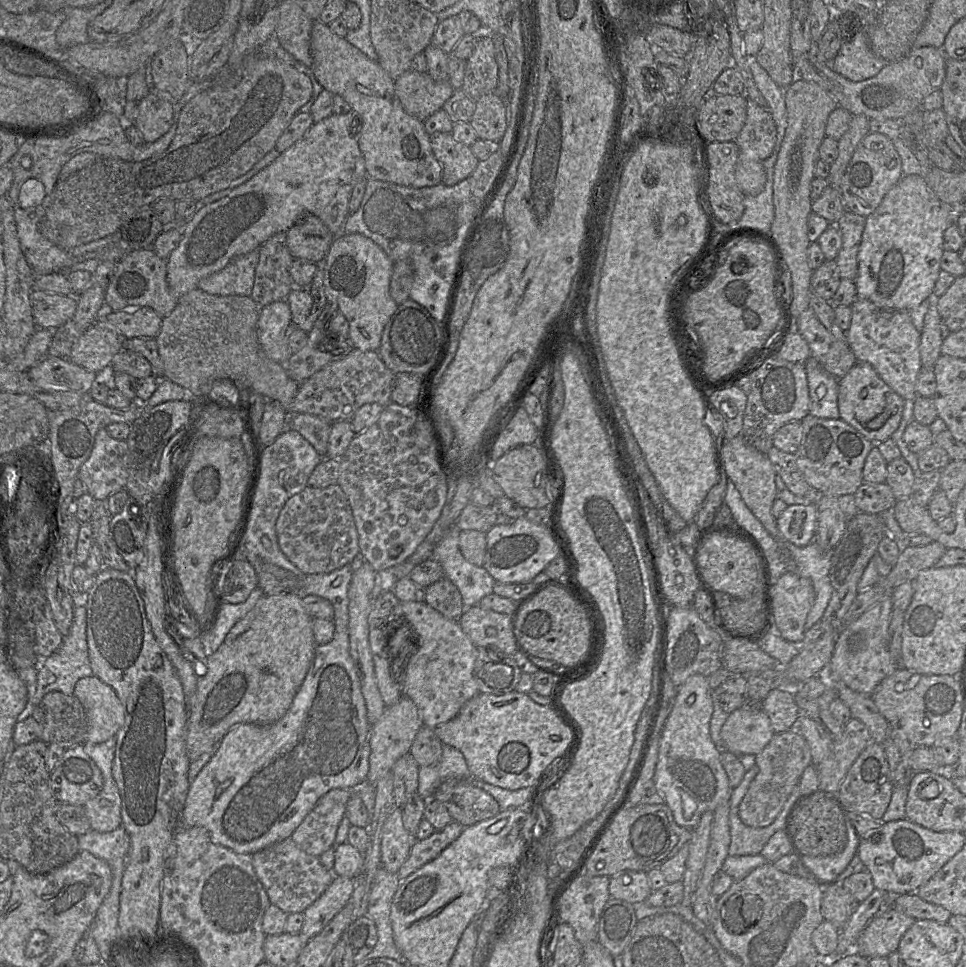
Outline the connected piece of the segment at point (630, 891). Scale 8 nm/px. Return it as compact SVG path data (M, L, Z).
M624 870L610 877L610 897L635 904L645 901L652 892L646 872Z

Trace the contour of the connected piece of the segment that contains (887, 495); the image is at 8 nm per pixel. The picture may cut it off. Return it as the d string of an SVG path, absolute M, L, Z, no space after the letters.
M862 483L854 493L854 498L858 510L869 514L892 510L897 501L887 483Z

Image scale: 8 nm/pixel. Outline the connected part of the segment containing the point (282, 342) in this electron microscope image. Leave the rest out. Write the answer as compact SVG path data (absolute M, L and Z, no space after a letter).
M286 300L260 309L257 321L259 344L268 358L280 364L286 364L291 355L287 344L287 329L291 323L291 311Z

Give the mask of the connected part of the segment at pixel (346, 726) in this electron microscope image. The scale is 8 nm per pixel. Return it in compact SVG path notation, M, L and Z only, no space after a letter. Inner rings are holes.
M359 552L354 559L330 573L303 576L298 591L287 591L270 573L258 573L258 587L264 595L294 592L300 598L316 595L331 602L335 631L330 642L317 645L311 666L285 715L269 725L241 723L220 740L211 759L190 783L180 815L180 827L204 827L213 842L237 853L254 854L290 838L320 797L334 788L356 790L369 770L371 724L353 660L349 653L348 588L353 572L365 562Z

